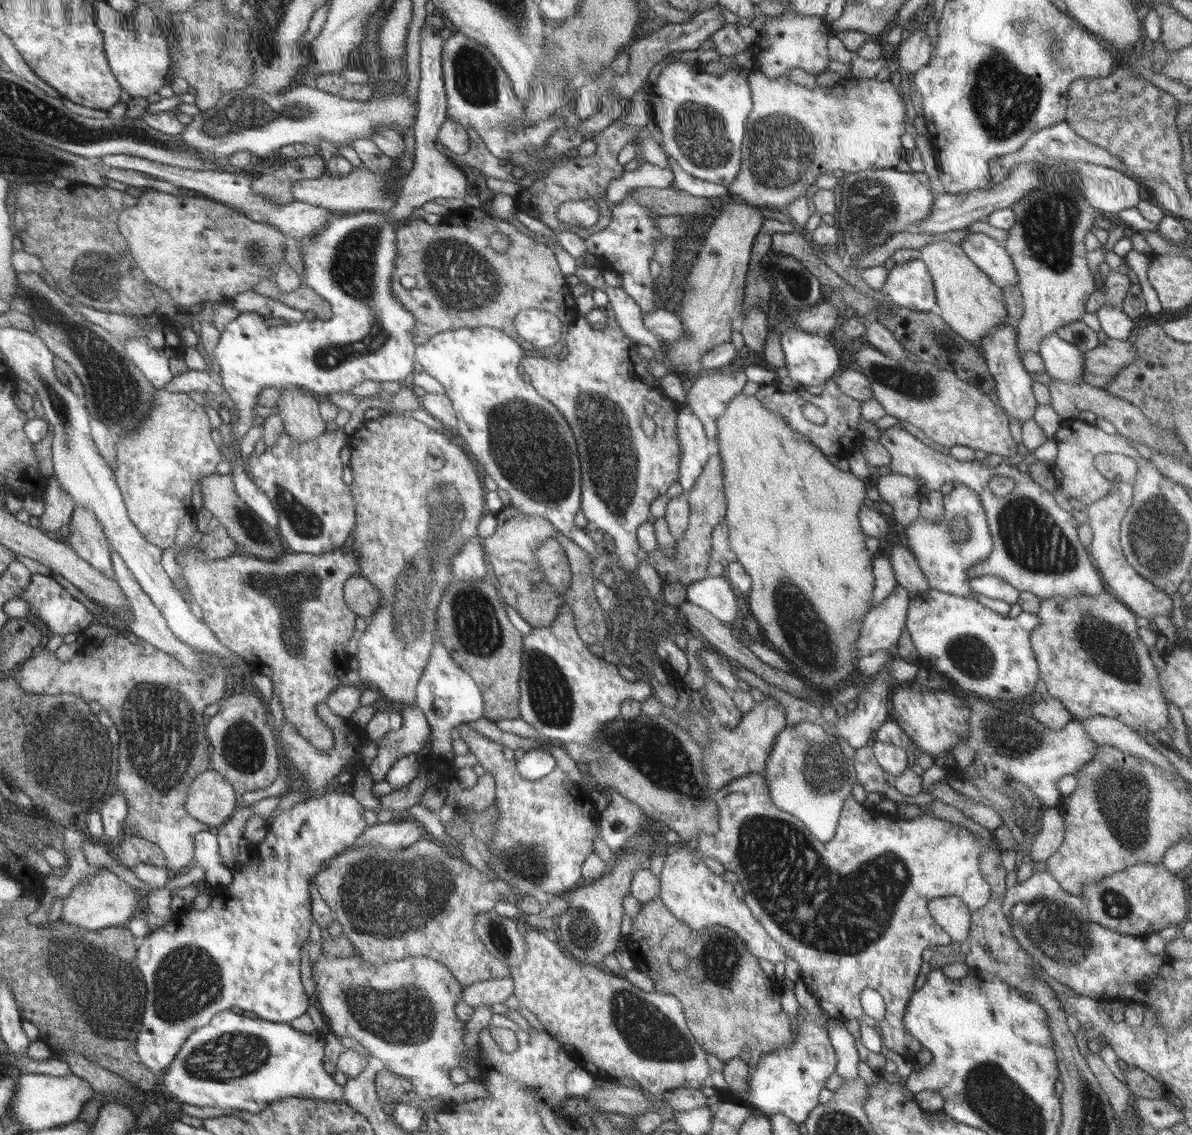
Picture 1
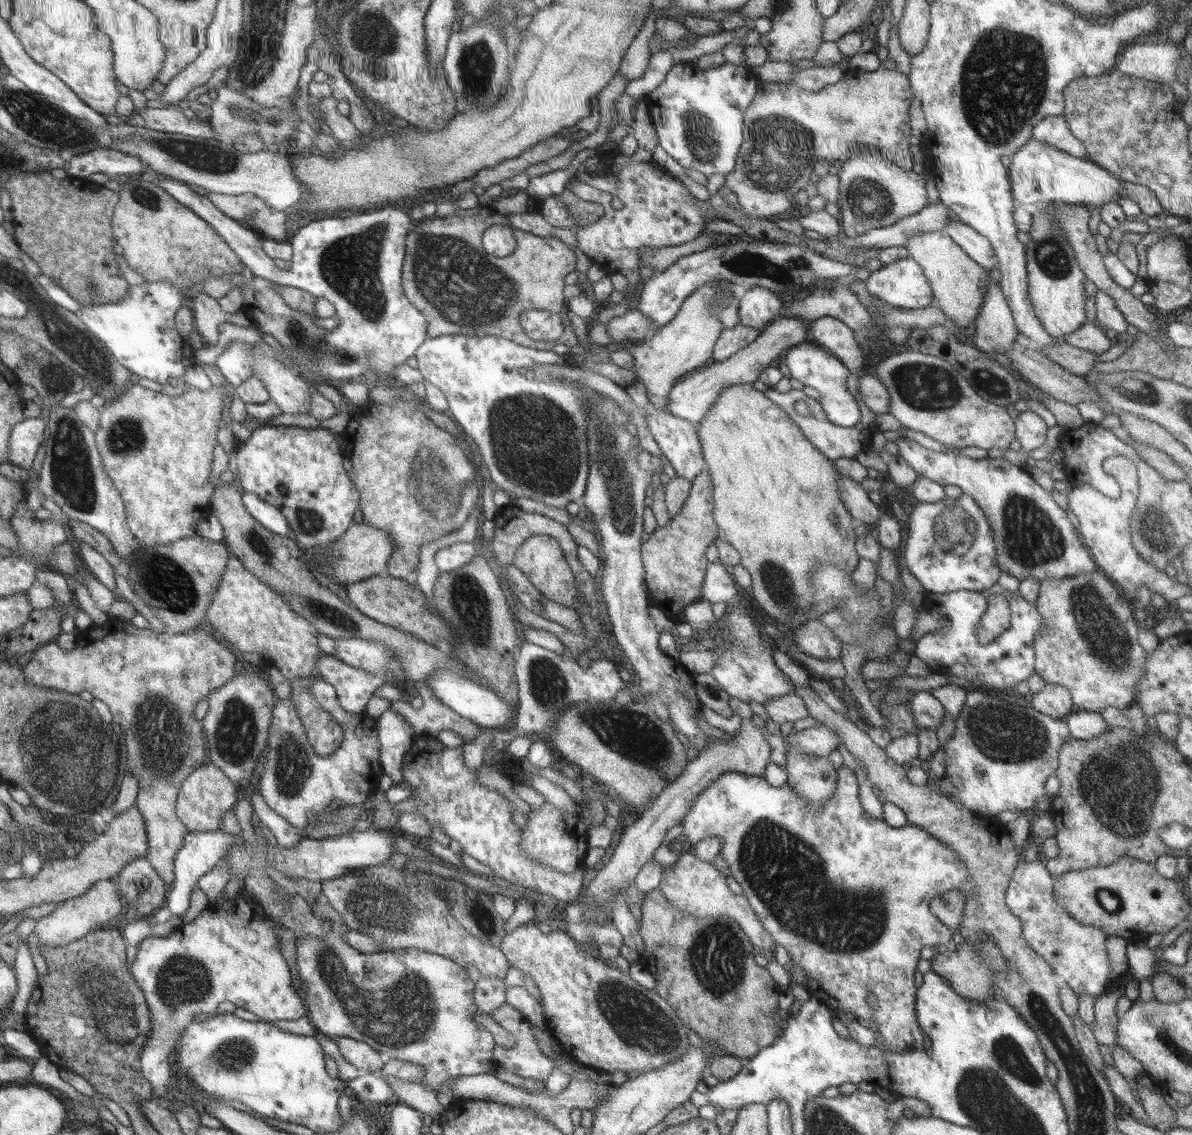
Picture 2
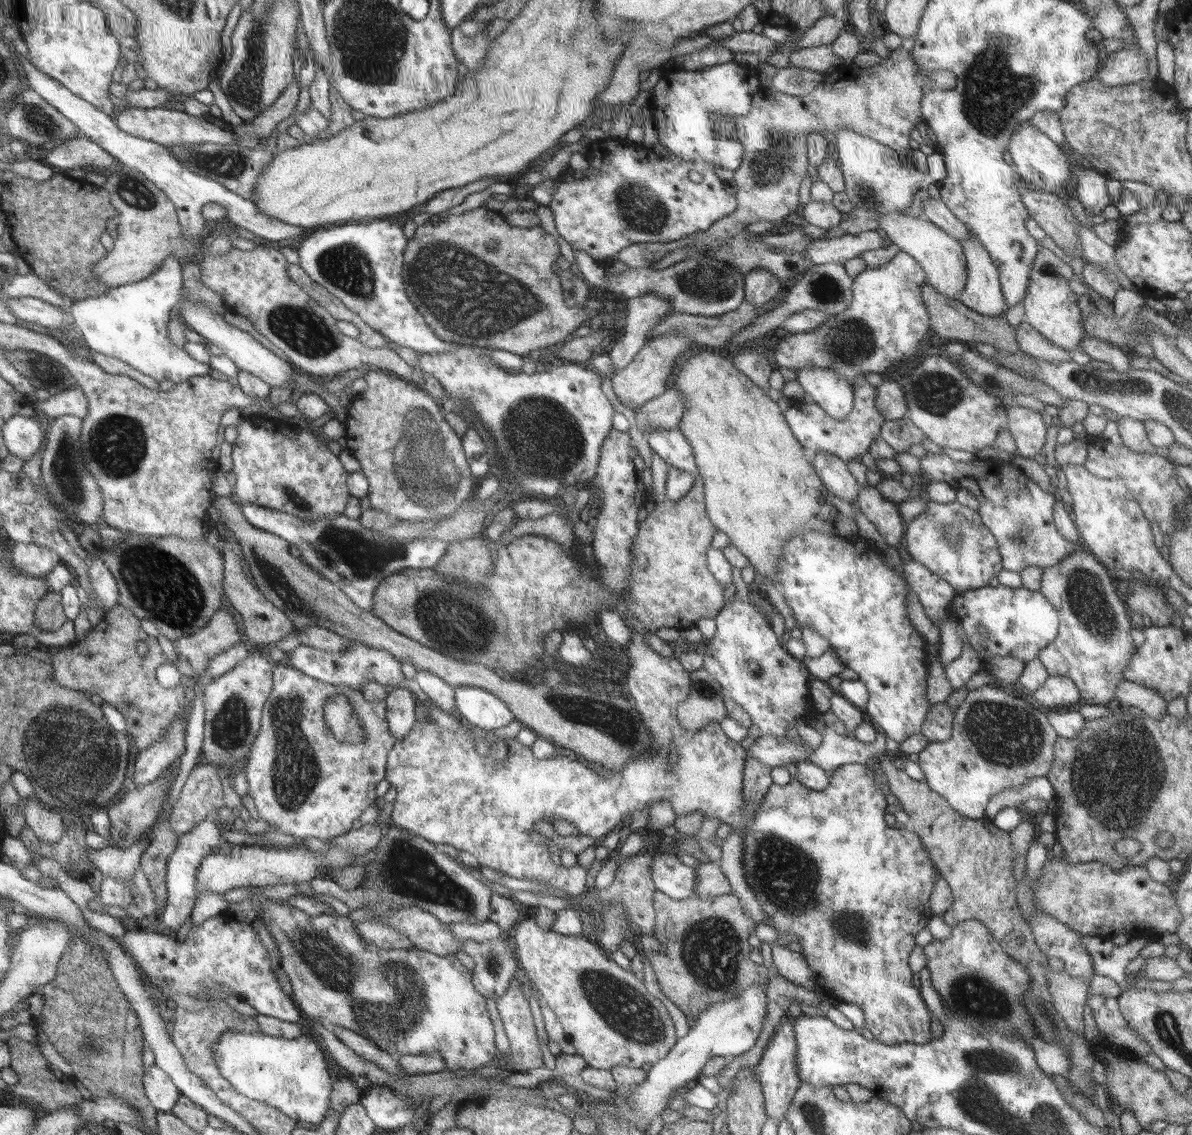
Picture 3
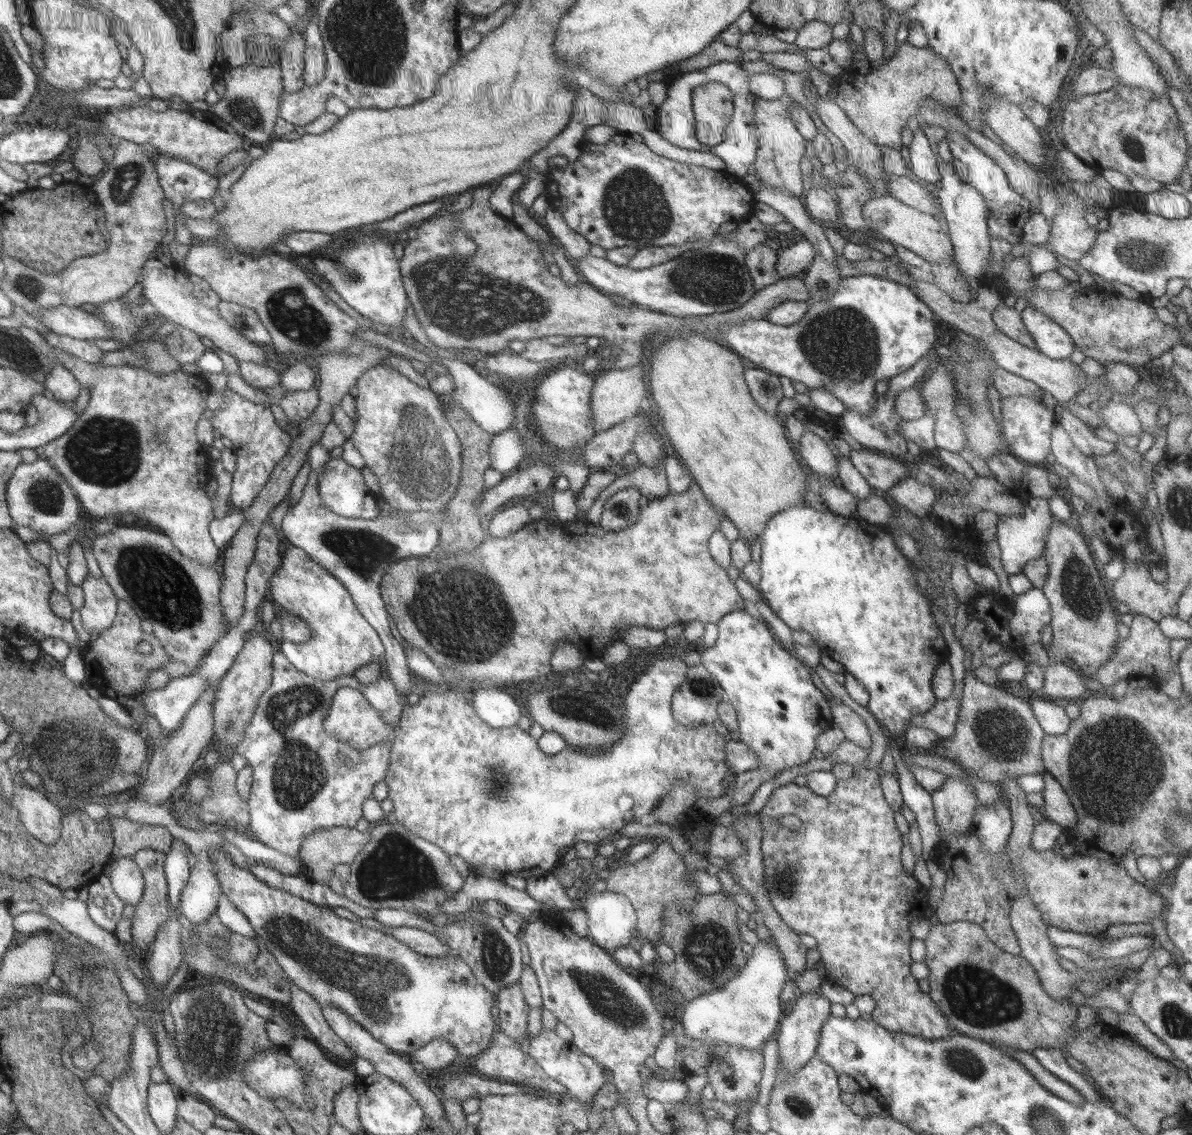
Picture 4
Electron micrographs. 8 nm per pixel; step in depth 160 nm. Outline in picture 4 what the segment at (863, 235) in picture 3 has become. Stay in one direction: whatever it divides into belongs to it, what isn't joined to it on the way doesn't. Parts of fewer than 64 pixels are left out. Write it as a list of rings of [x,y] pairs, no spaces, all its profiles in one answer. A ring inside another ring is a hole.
[[[799,238],[793,246],[790,246],[778,254],[777,275],[779,280],[790,278],[798,272],[805,271],[815,257],[814,245],[806,238]]]

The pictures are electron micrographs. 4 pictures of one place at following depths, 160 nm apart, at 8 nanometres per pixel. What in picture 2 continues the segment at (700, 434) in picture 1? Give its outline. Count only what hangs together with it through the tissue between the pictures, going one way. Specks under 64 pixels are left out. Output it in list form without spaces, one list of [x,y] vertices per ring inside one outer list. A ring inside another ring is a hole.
[[[638,381],[636,384],[628,386],[626,389],[630,395],[632,402],[646,410],[646,422],[649,426],[650,434],[652,434],[654,440],[656,440],[662,454],[668,458],[670,464],[677,472],[677,476],[685,478],[692,483],[694,479],[701,473],[707,470],[708,465],[703,457],[702,443],[698,434],[699,426],[694,424],[685,418],[673,415],[668,411],[662,411],[656,408],[647,396],[647,386],[644,383]]]

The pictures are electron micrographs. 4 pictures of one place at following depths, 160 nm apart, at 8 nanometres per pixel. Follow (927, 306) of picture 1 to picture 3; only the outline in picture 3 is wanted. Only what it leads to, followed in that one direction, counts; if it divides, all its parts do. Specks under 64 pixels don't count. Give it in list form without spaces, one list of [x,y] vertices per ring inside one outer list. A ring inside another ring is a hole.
[[[899,250],[894,258],[879,267],[864,269],[854,279],[852,302],[842,312],[829,313],[829,317],[819,328],[810,332],[790,333],[784,338],[778,338],[772,353],[769,356],[773,368],[790,368],[794,372],[804,367],[824,367],[839,372],[853,388],[853,382],[863,377],[865,372],[881,373],[894,366],[894,362],[906,360],[917,354],[922,346],[922,338],[929,330],[929,314],[922,295],[920,286],[924,285],[926,276],[924,269],[912,255]]]

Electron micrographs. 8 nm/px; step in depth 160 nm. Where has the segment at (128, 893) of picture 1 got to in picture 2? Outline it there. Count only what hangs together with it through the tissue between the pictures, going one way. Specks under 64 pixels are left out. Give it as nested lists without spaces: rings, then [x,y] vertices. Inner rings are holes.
[[[100,880],[95,882],[82,896],[74,897],[59,903],[49,915],[39,917],[35,924],[33,935],[38,936],[40,947],[50,945],[64,946],[69,942],[84,938],[88,933],[102,928],[100,924],[112,920],[122,912],[122,897],[114,880]]]

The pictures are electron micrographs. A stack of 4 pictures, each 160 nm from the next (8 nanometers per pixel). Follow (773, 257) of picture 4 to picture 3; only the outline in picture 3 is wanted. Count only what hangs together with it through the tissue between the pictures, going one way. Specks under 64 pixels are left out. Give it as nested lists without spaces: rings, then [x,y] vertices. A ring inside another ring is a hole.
[[[755,268],[745,275],[744,301],[752,306],[769,304],[780,291],[780,281],[765,268]]]

